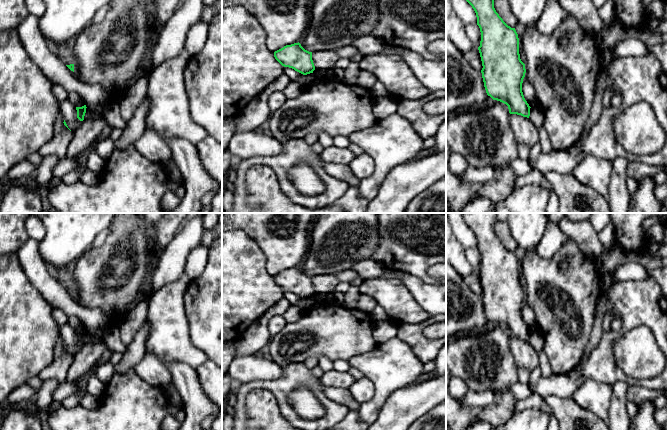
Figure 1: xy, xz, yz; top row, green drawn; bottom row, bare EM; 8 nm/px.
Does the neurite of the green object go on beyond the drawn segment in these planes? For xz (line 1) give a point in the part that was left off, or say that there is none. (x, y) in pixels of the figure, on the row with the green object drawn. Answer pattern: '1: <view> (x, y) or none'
1: none

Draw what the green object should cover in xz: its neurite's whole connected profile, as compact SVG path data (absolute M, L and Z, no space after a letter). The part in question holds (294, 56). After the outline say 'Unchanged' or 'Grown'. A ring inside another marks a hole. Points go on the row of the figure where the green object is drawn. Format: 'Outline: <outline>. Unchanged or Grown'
Outline: M299 42L275 51L274 57L282 66L292 68L303 75L315 70L312 52L305 50Z. Unchanged

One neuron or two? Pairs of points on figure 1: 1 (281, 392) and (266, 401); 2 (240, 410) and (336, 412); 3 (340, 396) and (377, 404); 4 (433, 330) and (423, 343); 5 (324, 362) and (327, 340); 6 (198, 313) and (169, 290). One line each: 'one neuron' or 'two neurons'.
1: two neurons
2: one neuron
3: two neurons
4: two neurons
5: two neurons
6: two neurons

